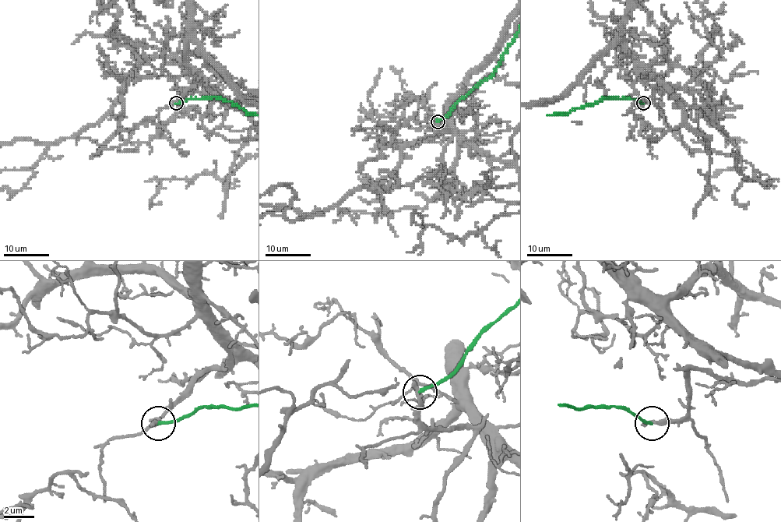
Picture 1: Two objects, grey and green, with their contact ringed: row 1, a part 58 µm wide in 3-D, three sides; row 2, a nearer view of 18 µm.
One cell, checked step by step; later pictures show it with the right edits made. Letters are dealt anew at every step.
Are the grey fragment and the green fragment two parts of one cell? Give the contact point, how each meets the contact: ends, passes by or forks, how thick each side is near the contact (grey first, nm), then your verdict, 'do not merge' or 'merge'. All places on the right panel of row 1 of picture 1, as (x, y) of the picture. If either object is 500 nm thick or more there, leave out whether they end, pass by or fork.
at (643, 103); grey ends there; green ends there; 320 nm thick on the grey side, 200 nm on the other; do not merge

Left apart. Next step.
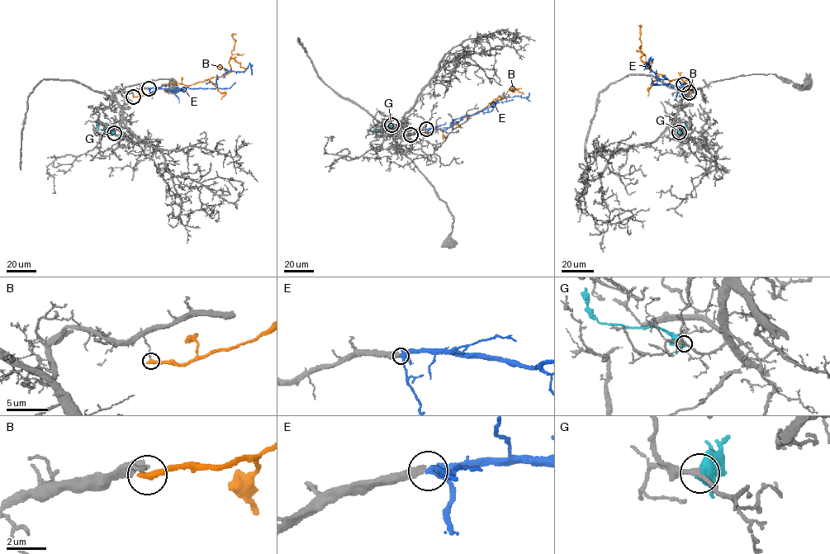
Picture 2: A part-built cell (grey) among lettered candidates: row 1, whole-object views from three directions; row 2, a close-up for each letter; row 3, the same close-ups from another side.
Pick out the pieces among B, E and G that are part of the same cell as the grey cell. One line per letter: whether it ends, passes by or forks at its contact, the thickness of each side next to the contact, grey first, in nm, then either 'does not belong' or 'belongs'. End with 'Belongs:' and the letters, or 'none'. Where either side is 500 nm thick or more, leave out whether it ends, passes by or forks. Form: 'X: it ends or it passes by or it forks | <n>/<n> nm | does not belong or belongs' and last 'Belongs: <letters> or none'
B: it ends | 150/400 nm | does not belong
E: it passes by | 480/400 nm | belongs
G: it passes by | 280/480 nm | does not belong
Belongs: E

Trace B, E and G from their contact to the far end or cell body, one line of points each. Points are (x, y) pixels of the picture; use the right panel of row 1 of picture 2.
B: (689, 93), (681, 78), (670, 81), (651, 71), (640, 49), (640, 26), (638, 26)
E: (683, 84), (658, 84), (656, 73), (648, 66), (650, 58), (643, 69)
G: (679, 132), (685, 129), (684, 121)

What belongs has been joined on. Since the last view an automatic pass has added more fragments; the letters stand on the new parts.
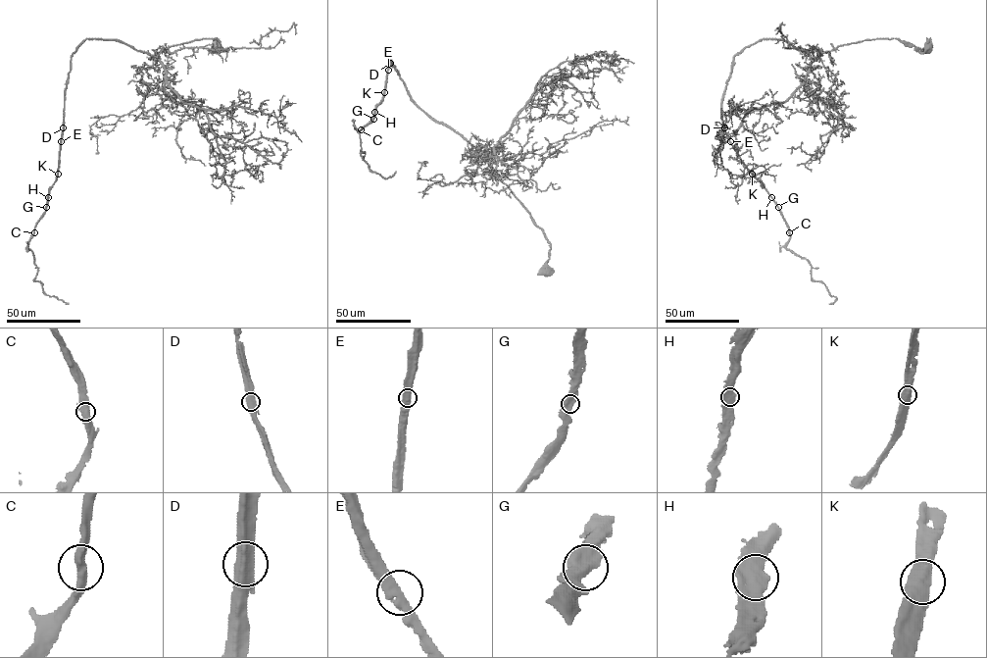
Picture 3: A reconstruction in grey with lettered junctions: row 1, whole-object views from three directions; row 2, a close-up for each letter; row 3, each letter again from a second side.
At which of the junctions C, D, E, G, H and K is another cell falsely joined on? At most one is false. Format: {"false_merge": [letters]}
{"false_merge": []}

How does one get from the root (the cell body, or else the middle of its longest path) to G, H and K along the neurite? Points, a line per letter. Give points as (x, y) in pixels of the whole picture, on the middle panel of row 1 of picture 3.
G: (549, 271), (551, 243), (497, 177), (488, 155), (422, 111), (391, 61), (384, 97), (373, 119)
H: (549, 271), (551, 243), (497, 177), (488, 155), (422, 111), (391, 61), (384, 97), (374, 112)
K: (549, 271), (551, 243), (525, 207), (497, 177), (488, 162), (488, 155), (422, 111), (391, 61), (384, 92)

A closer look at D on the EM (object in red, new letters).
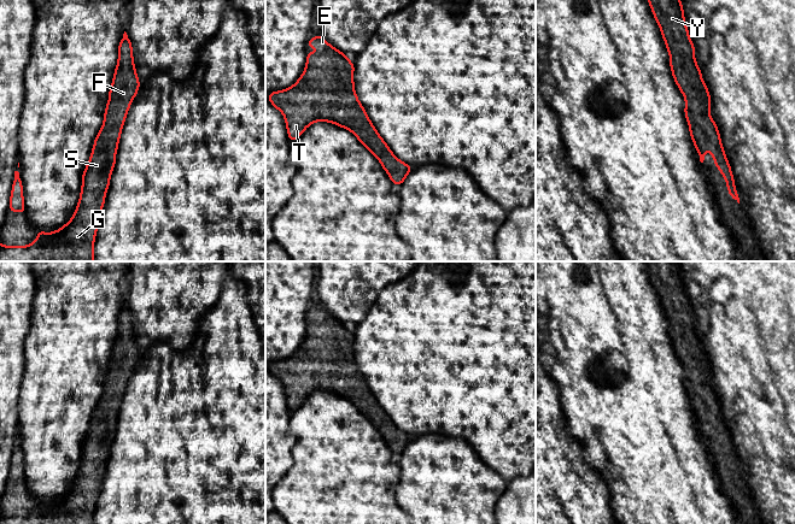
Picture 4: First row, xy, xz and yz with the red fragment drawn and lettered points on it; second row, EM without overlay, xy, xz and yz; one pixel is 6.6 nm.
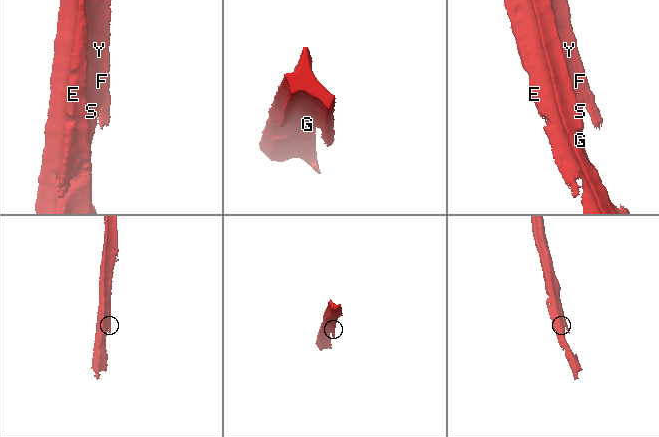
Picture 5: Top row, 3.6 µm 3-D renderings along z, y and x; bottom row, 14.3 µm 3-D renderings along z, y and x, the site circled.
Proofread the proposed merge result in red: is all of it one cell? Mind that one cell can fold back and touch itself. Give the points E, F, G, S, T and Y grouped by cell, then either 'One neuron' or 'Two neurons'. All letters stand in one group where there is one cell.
Groups: E F G S T Y. One neuron

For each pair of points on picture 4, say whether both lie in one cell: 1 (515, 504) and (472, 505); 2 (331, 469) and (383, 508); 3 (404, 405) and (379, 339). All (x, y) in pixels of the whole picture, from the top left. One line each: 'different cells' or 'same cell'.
1: different cells
2: same cell
3: same cell

